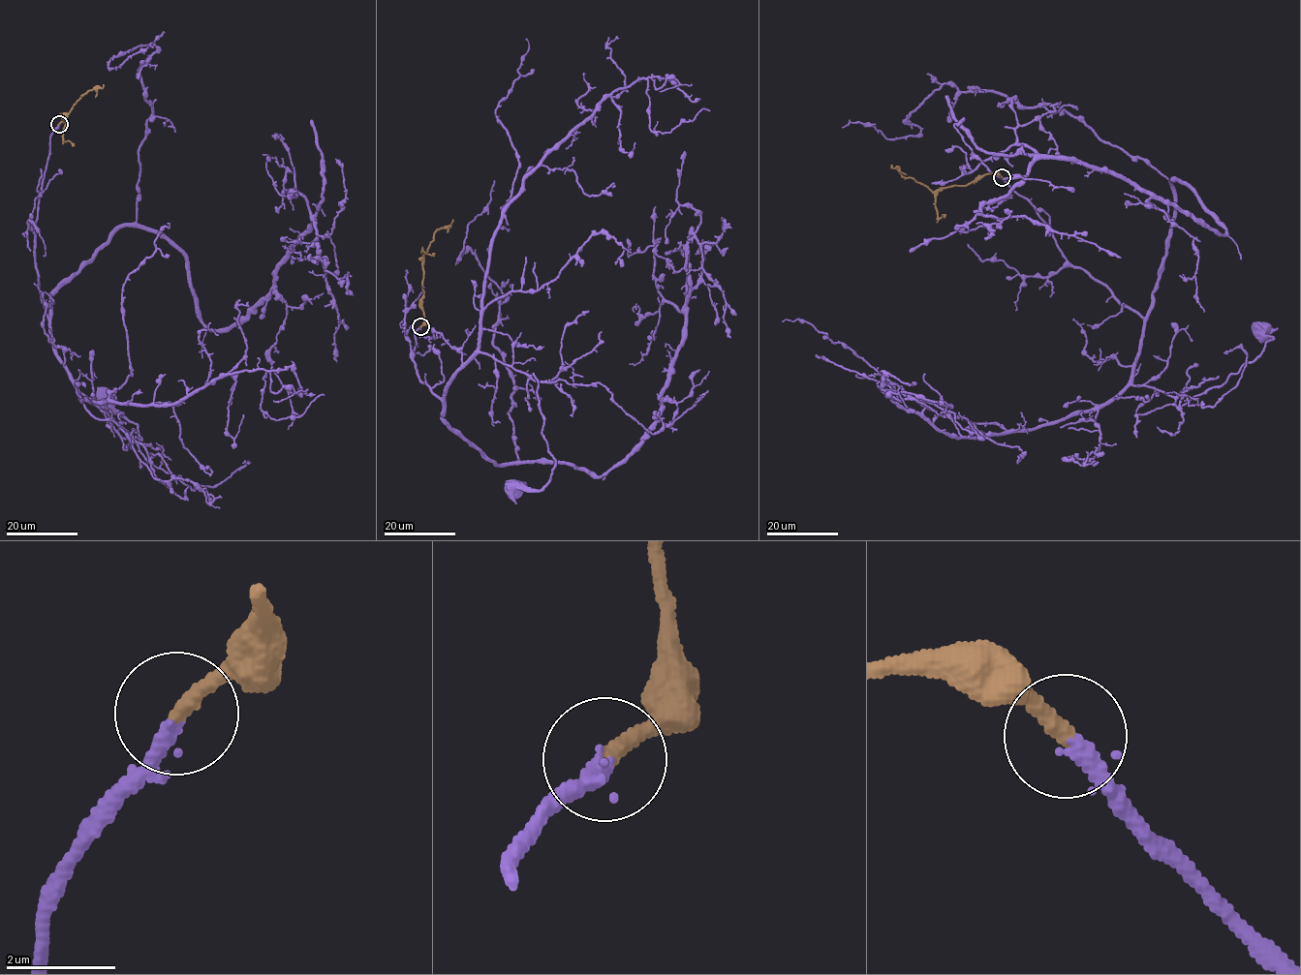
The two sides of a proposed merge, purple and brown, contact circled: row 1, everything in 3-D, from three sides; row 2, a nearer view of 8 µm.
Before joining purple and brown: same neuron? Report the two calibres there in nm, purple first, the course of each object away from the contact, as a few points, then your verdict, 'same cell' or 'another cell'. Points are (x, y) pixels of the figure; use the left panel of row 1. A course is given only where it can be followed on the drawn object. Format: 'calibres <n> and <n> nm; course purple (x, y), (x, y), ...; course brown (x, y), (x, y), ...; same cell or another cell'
calibres 280 and 320 nm; course purple (58, 124), (35, 224), (38, 287), (56, 357), (126, 450), (141, 439), (138, 425), (103, 399); course brown (58, 124), (81, 95), (102, 88), (104, 84); same cell

